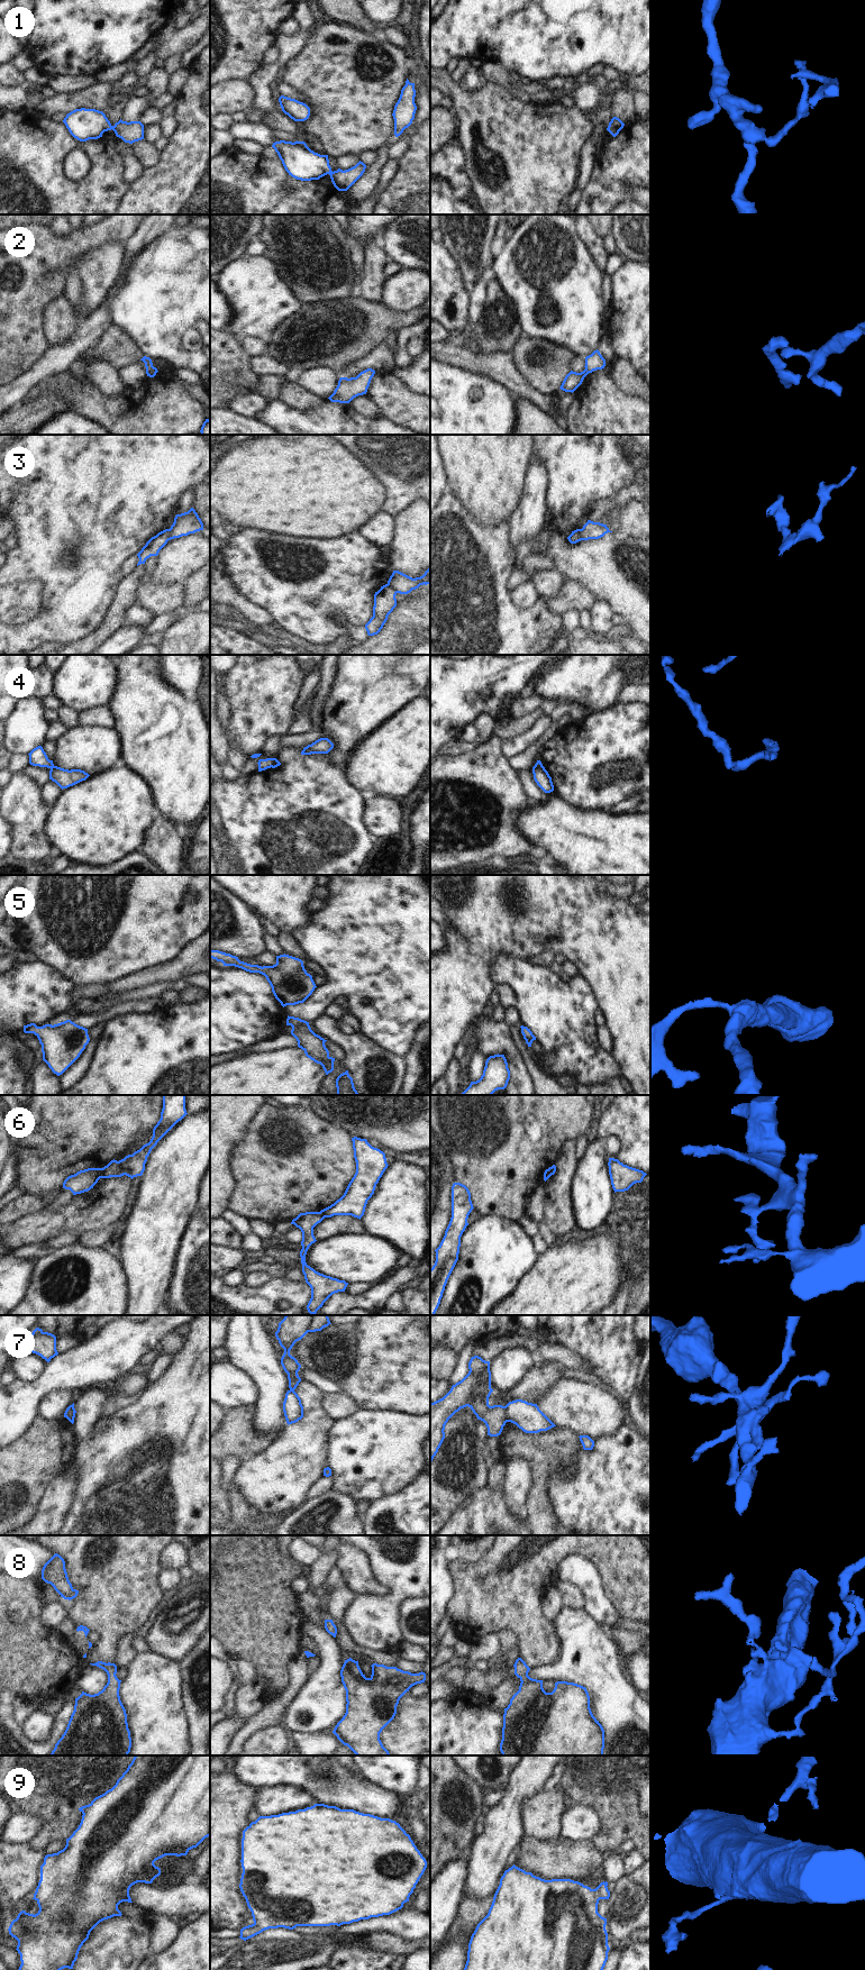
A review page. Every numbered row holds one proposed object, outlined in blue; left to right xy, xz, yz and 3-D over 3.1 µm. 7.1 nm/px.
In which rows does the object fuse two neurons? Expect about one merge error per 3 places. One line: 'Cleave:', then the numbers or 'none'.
Cleave: 1, 3, 4, 6, 7

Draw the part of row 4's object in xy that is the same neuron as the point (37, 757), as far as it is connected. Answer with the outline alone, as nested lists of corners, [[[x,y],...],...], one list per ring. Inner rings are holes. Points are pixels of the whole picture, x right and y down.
[[[42,746],[34,748],[29,754],[29,764],[33,766],[52,768],[53,760],[49,760]]]

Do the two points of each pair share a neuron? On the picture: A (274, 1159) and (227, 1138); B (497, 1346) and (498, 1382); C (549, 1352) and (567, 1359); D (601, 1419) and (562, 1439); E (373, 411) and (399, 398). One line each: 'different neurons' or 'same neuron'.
A: different neurons
B: different neurons
C: same neuron
D: different neurons
E: different neurons

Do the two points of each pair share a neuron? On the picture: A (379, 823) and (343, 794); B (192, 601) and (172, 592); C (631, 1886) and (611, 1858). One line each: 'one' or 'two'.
A: two
B: two
C: two

